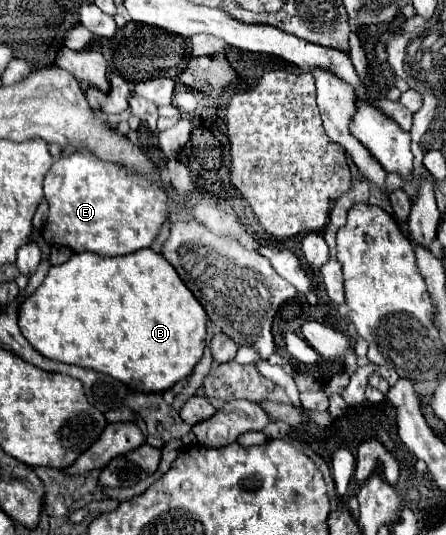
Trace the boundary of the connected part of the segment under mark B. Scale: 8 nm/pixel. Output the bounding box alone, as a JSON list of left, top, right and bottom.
[18,248,208,392]

